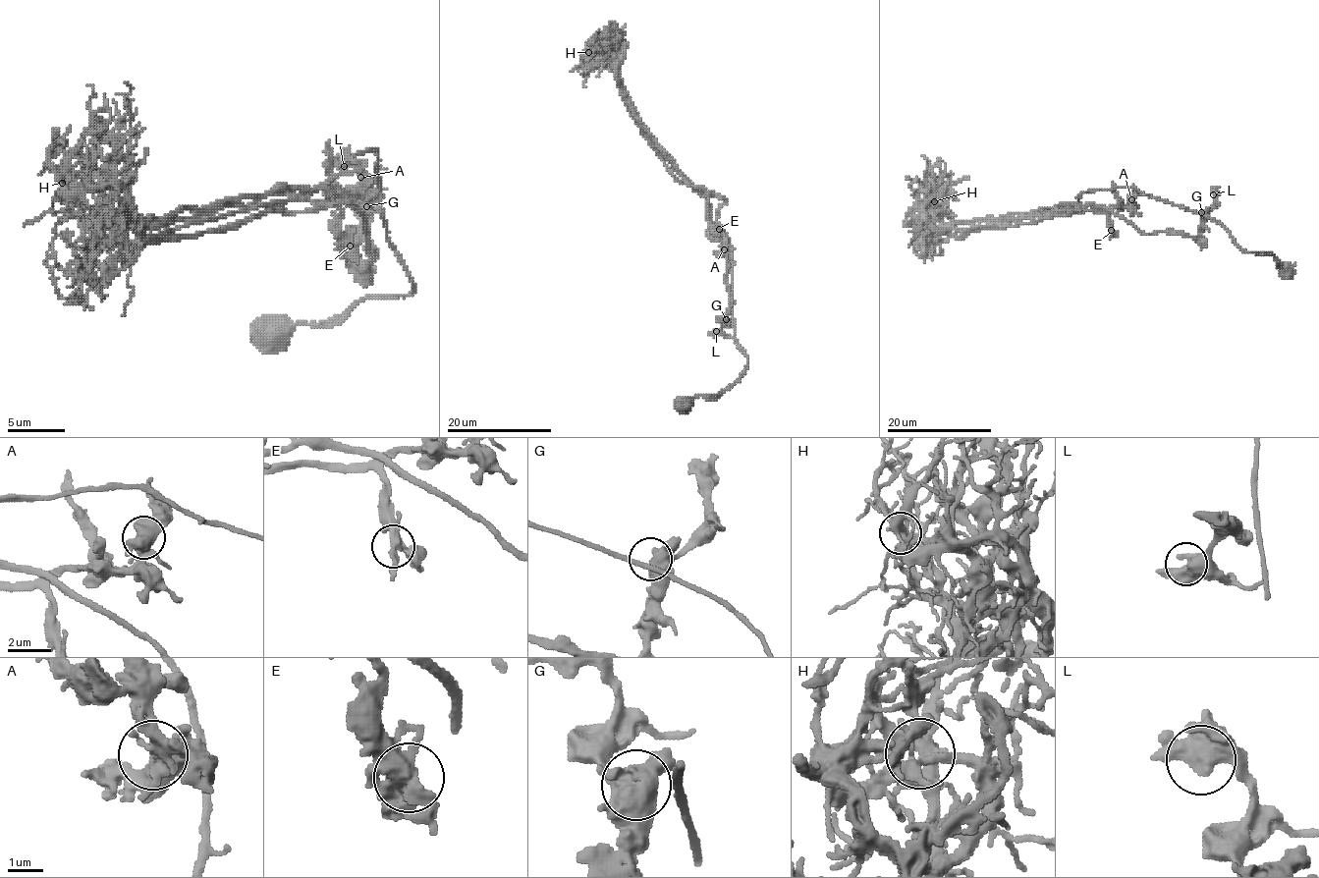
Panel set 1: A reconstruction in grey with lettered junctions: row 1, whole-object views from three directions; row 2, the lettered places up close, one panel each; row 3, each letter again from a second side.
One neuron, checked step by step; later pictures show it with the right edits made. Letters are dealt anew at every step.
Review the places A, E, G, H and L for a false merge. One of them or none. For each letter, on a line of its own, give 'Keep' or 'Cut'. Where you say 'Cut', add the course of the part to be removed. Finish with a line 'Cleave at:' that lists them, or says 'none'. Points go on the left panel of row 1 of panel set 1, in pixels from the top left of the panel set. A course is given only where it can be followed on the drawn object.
A: Keep
E: Keep
G: Keep
H: Cut. Course of the part to remove: (61, 183), (70, 192), (116, 186), (138, 244), (131, 244), (286, 200), (352, 194), (360, 169), (349, 145)
L: Keep
Cleave at: H

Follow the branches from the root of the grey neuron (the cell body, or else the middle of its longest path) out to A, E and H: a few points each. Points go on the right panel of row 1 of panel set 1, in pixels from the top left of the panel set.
A: (1081, 194), (1077, 198), (1079, 207), (1124, 207), (1131, 199)
E: (1081, 194), (1076, 204), (1083, 210), (1105, 211), (1109, 215), (1110, 231)
H: (1081, 194), (1073, 208), (1020, 219), (957, 221), (939, 228), (935, 227), (934, 202)

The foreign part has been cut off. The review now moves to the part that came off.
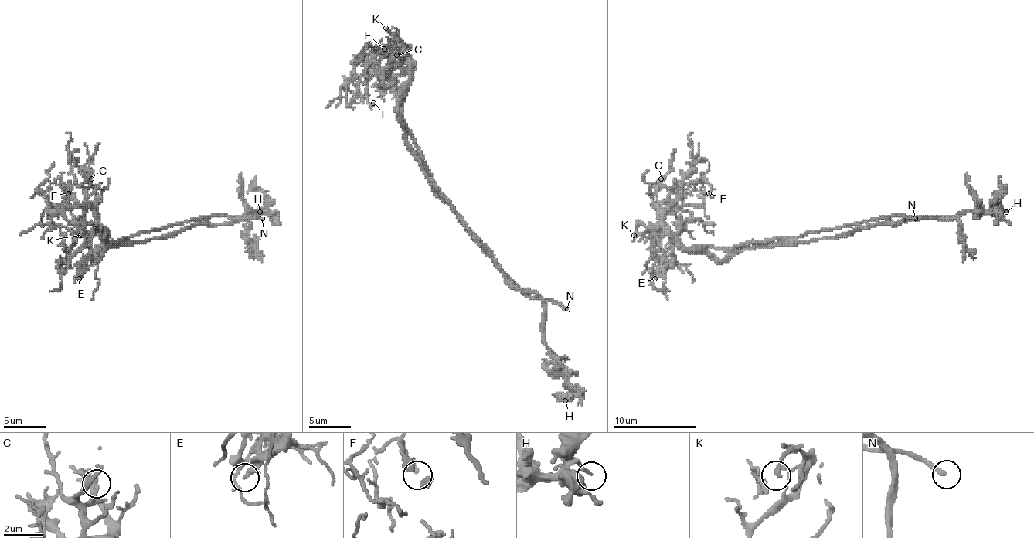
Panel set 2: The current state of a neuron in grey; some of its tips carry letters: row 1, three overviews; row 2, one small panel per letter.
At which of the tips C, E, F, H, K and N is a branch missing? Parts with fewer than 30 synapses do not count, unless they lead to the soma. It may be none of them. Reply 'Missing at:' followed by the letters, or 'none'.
Missing at: N

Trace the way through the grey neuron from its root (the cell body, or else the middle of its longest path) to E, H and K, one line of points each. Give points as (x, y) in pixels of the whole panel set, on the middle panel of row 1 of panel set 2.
E: (433, 186), (421, 151), (403, 117), (403, 86), (409, 80), (409, 68), (403, 62), (392, 68), (384, 49)
H: (433, 186), (471, 238), (525, 292), (542, 301), (542, 342), (562, 369), (565, 386), (569, 390), (565, 400)
K: (433, 186), (421, 151), (403, 117), (403, 86), (409, 80), (409, 66), (400, 57), (399, 41), (386, 28)

